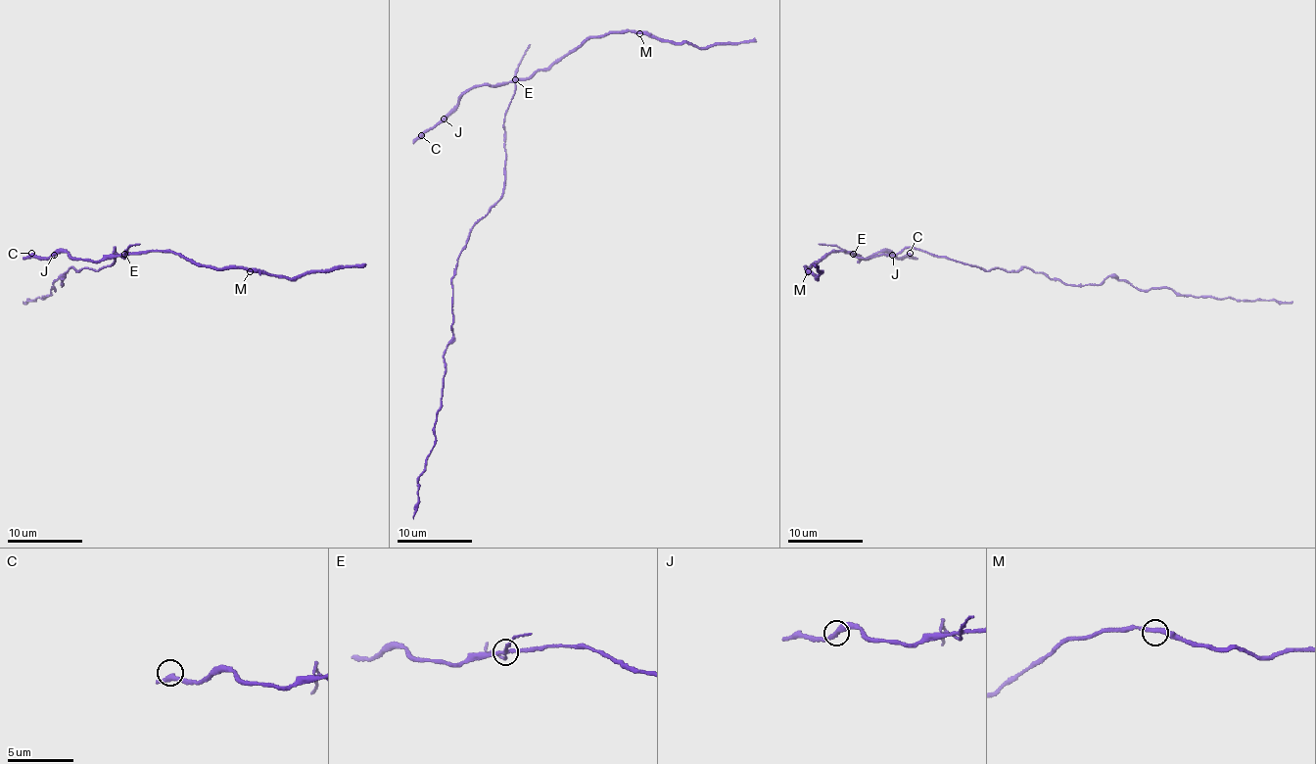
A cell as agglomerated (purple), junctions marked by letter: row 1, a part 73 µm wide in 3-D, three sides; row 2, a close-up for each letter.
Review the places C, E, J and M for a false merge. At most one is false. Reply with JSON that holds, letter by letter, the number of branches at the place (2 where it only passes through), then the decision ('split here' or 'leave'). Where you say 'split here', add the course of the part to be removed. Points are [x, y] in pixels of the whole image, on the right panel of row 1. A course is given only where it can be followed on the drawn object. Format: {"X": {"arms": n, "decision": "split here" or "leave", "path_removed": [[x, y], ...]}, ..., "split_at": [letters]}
{"C": {"arms": 2, "decision": "leave"}, "E": {"arms": 4, "decision": "split here", "path_removed": [[853, 255], [871, 259], [915, 247], [985, 269], [1028, 267], [1067, 285], [1114, 277], [1143, 290], [1292, 304]]}, "J": {"arms": 2, "decision": "leave"}, "M": {"arms": 2, "decision": "leave"}, "split_at": ["E"]}

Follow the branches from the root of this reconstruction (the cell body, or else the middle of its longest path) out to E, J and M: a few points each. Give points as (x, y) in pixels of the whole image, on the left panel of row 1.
E: (114, 262), (114, 247), (114, 255), (123, 259), (125, 255)
J: (114, 262), (114, 247), (114, 255), (123, 259), (110, 255), (74, 261), (67, 253), (54, 255)
M: (114, 262), (114, 247), (114, 255), (123, 259), (148, 251), (174, 251), (201, 265), (246, 267), (250, 271)

